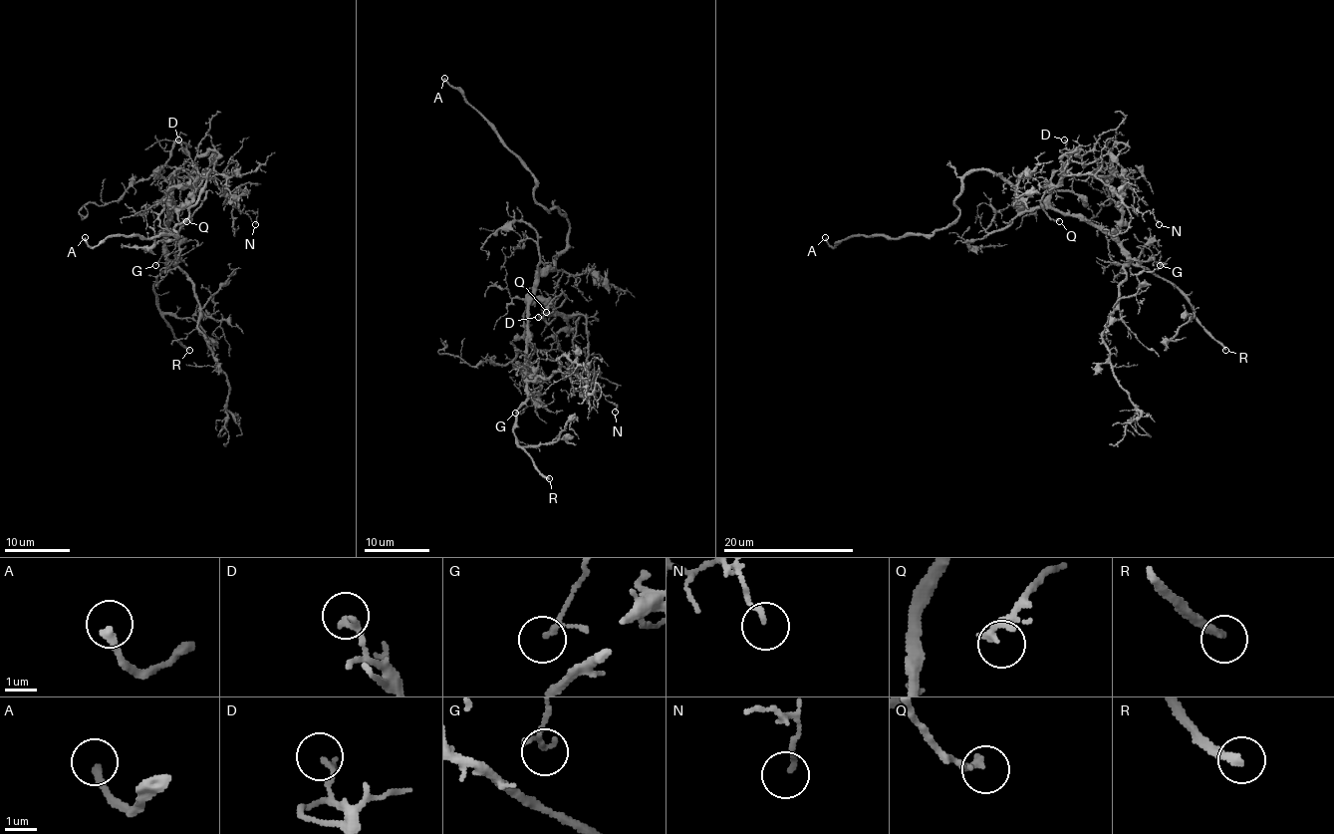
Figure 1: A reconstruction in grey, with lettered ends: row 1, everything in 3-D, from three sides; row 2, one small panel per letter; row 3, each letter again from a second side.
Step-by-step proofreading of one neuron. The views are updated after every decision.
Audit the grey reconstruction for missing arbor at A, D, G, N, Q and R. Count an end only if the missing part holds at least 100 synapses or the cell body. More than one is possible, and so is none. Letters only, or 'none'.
A, R

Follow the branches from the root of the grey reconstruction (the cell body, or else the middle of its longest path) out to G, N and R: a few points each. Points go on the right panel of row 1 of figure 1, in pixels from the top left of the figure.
G: (1044, 208), (1082, 214), (1100, 226), (1136, 260), (1145, 245), (1154, 245), (1160, 254), (1160, 265)
N: (1044, 208), (1049, 186), (1054, 186), (1062, 173), (1091, 173), (1127, 206), (1142, 213), (1150, 211), (1159, 224)
R: (1044, 208), (1082, 214), (1100, 226), (1132, 258), (1168, 280), (1188, 301), (1195, 317), (1225, 350)

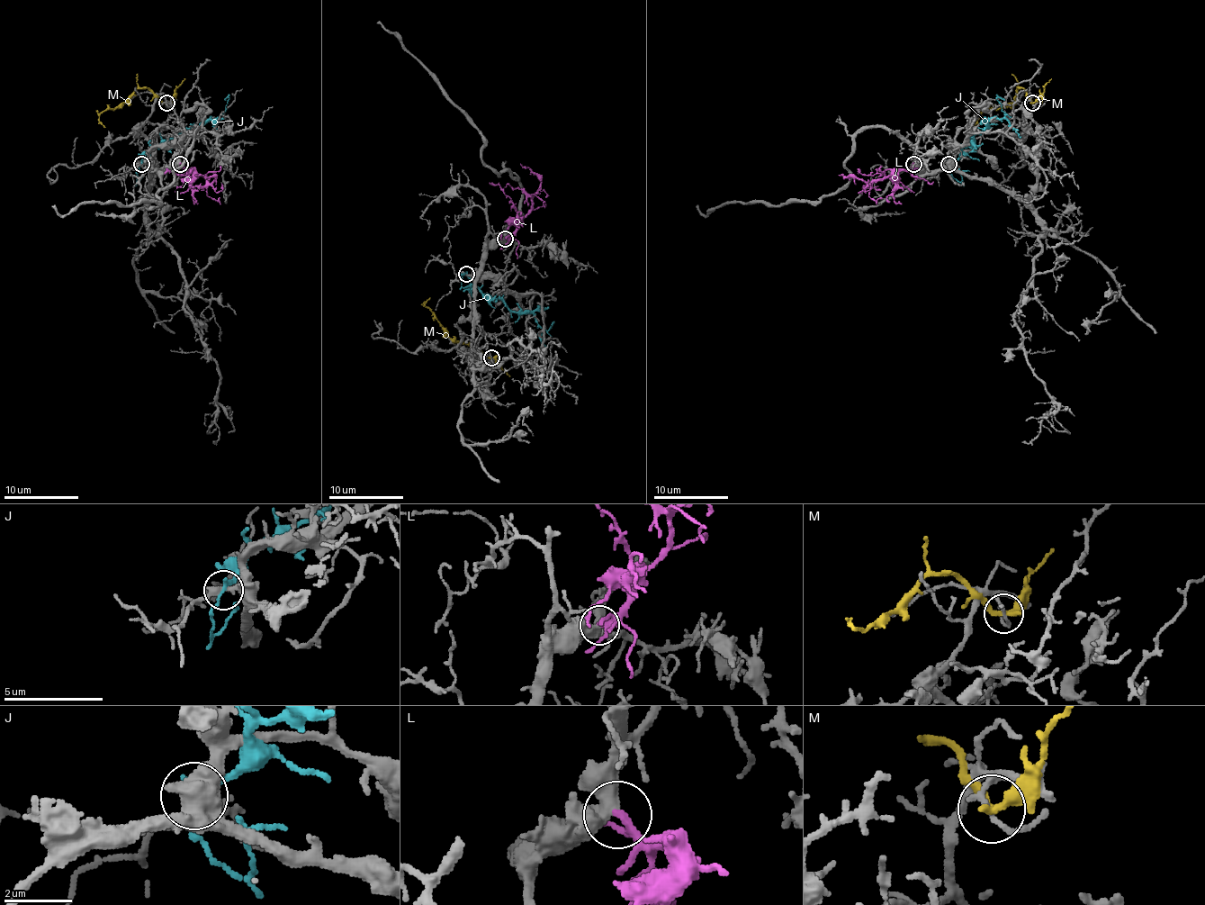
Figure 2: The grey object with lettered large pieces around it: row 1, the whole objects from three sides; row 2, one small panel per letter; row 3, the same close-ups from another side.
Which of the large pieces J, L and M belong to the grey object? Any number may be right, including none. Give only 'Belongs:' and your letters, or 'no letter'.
Belongs: L

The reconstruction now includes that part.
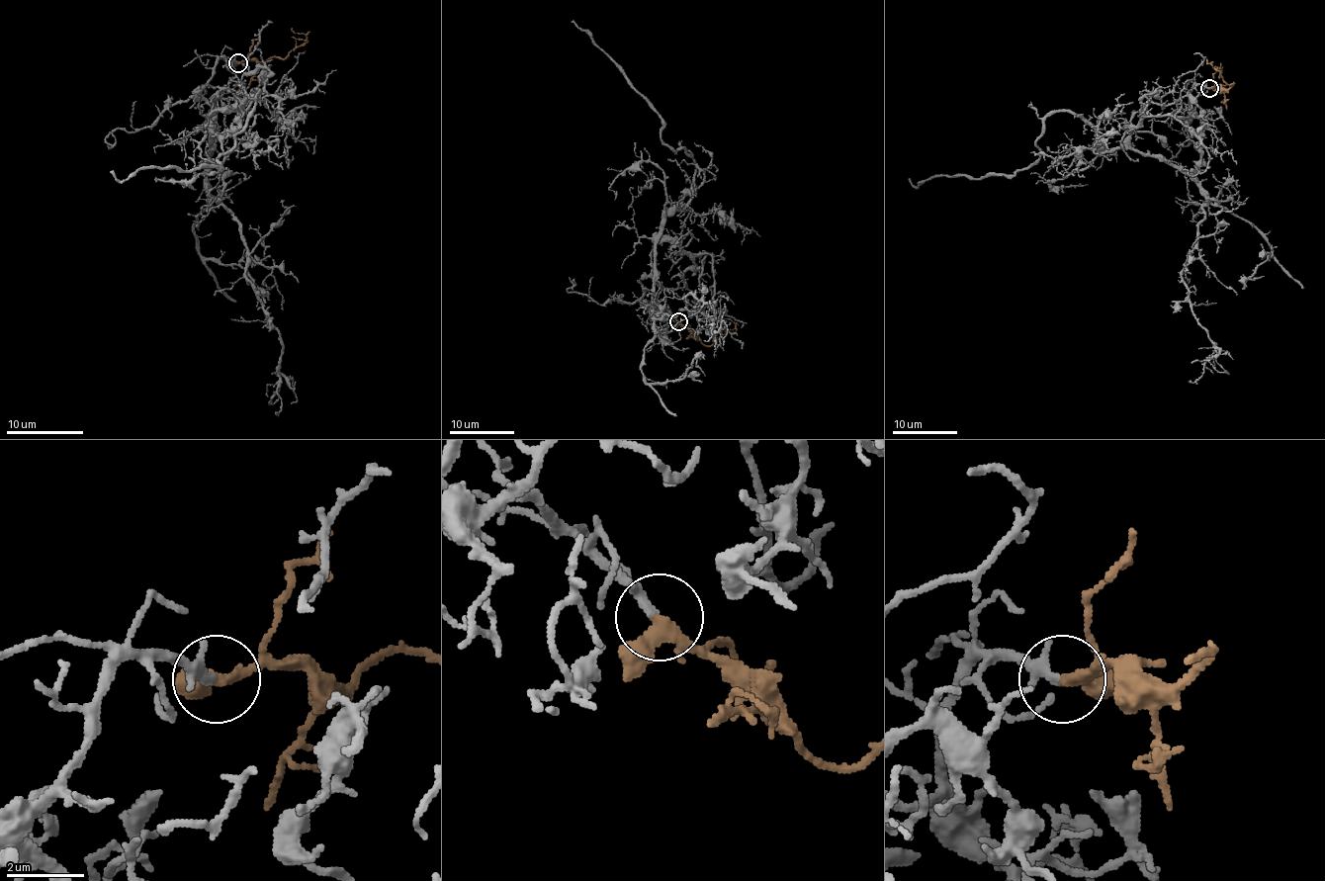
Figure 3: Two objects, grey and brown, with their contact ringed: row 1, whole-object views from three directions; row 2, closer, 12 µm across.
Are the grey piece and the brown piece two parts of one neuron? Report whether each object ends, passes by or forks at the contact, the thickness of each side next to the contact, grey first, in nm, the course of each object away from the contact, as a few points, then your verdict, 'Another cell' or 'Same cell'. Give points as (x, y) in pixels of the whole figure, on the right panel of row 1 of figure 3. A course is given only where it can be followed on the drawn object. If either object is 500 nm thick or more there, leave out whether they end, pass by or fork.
At the ring grey ends. At the ring brown forks. Thickness 280 nm (grey) against 280 nm. Course of grey: (1207, 87), (1193, 86), (1202, 138), (1189, 171), (1052, 112), (1027, 168), (909, 177). Course of brown: (1209, 87), (1222, 86), (1227, 89), (1233, 83), (1228, 84), (1206, 63), (1206, 58). Same cell

